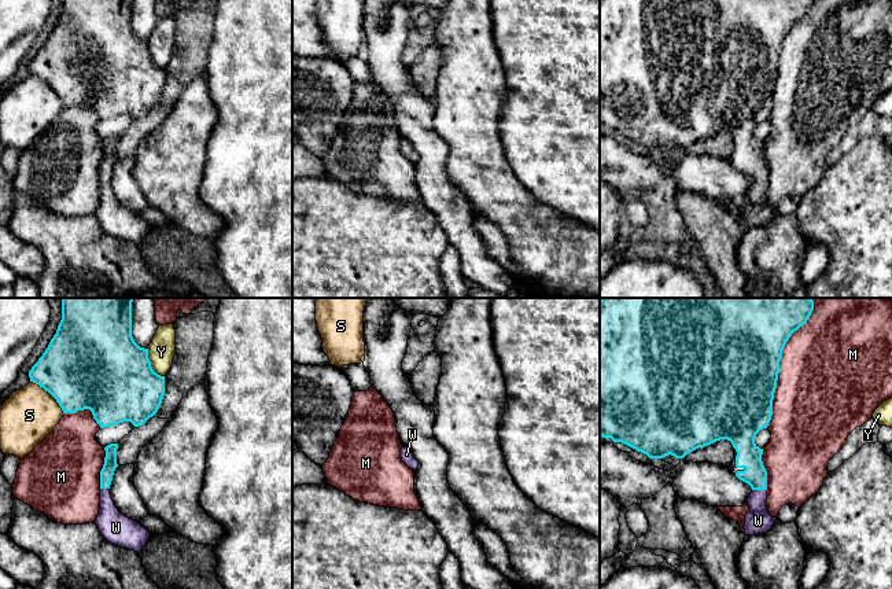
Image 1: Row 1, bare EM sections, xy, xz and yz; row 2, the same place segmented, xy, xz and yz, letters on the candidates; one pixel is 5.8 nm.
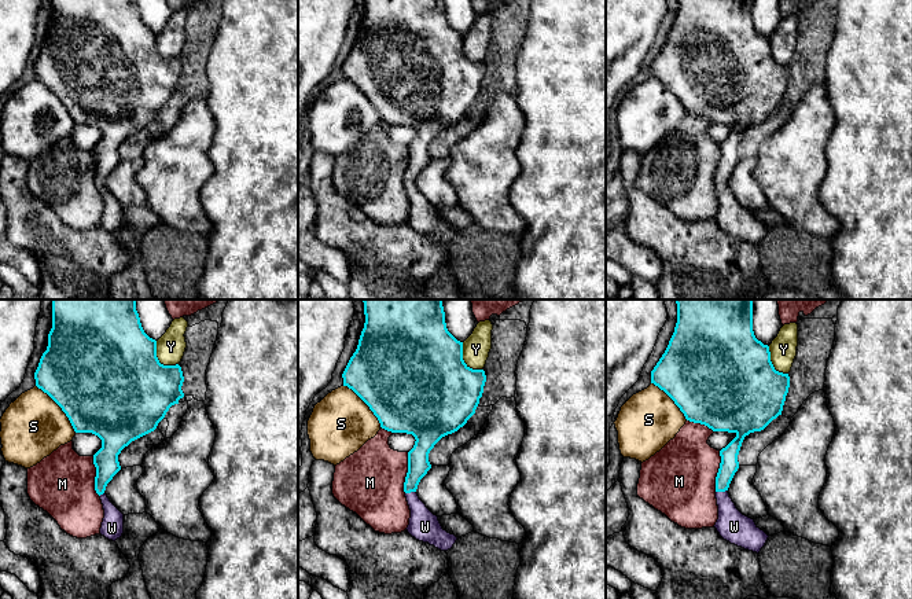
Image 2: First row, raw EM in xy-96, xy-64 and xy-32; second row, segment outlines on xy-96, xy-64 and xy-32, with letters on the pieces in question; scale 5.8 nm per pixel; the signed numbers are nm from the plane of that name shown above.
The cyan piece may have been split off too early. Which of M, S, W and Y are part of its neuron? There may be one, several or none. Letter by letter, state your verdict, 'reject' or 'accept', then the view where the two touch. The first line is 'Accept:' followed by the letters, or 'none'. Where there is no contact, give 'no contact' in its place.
Accept: W
M: reject; contact in yz
S: reject; contact in xy
W: accept; contact in yz
Y: reject; contact in xy

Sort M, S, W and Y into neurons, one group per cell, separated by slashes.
M / S / W / Y

